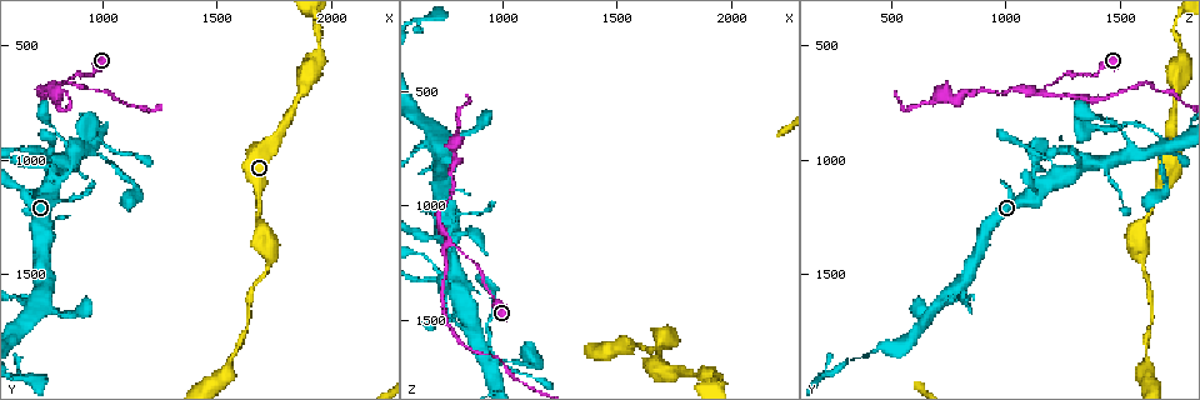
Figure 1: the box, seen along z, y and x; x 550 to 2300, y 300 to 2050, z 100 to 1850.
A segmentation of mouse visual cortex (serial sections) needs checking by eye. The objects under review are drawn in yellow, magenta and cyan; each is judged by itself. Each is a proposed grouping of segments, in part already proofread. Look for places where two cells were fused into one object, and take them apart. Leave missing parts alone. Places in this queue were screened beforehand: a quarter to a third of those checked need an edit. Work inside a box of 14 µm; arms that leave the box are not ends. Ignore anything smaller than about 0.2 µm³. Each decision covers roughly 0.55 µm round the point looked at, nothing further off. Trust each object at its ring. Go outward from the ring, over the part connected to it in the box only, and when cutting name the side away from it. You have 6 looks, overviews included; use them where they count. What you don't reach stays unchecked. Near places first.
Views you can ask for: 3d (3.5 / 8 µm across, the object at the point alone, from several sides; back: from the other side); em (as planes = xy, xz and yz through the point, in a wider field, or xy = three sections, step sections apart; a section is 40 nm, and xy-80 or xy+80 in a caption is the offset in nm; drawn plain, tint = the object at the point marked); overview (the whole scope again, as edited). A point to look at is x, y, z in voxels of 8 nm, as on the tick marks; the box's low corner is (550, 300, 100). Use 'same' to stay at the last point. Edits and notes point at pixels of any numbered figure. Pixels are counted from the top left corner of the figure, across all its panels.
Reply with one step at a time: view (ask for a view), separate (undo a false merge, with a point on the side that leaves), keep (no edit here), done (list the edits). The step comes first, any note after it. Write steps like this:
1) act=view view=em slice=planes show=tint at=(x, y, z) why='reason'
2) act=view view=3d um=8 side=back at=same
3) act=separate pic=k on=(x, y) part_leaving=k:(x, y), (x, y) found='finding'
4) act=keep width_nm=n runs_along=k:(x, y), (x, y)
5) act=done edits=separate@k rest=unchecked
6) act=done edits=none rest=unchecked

act=view view=3d um=8 at=(770, 700, 1160) why='calibre changes'

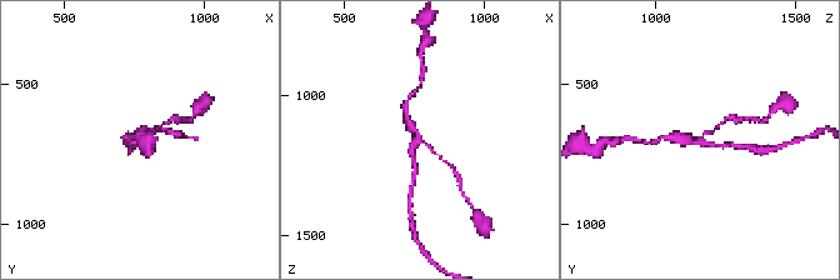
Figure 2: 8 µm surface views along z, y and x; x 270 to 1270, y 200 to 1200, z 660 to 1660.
act=view view=3d um=3.5 side=back at=(770, 690, 1160) why='closer look'

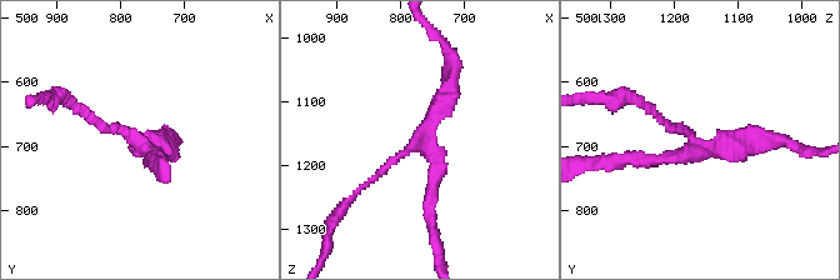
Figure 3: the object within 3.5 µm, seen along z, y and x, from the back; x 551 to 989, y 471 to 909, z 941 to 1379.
act=view view=em slice=xy step=1 show=tint at=(765, 695, 1170) why='now the EM'

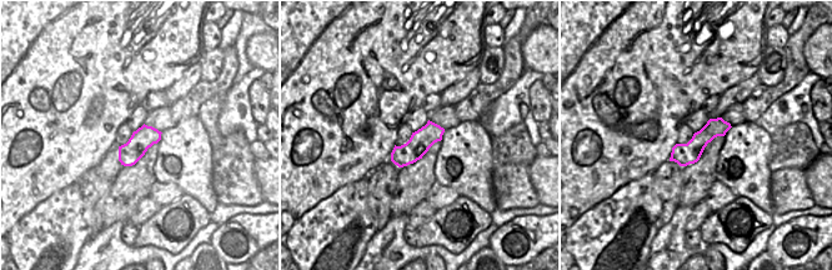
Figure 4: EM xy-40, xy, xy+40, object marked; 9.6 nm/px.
act=keep runs_along=3:(363, 189), (424, 144), (451, 74) found='continuous, no second cell'

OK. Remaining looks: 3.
act=view view=3d um=8 side=back at=(790, 1150, 1120) why='four arms meet'

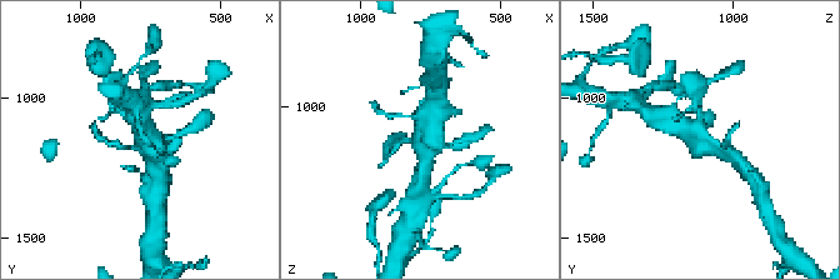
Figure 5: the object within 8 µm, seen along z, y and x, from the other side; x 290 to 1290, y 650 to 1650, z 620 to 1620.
act=view view=em slice=xy step=1 show=tint at=(790, 1150, 1120)

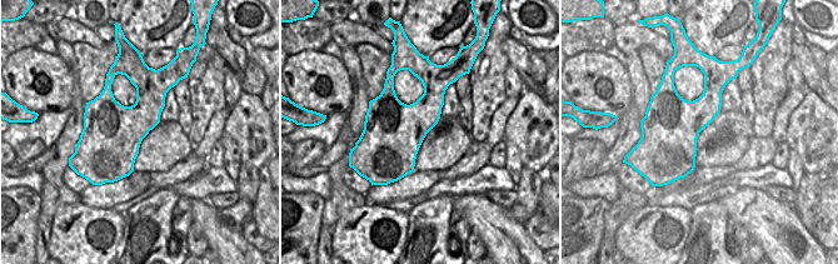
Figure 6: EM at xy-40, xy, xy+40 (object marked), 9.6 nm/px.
act=keep runs_along=5:(733, 156), (669, 123) found='one cell here'

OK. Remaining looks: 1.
act=done edits=none rest=unchecked

